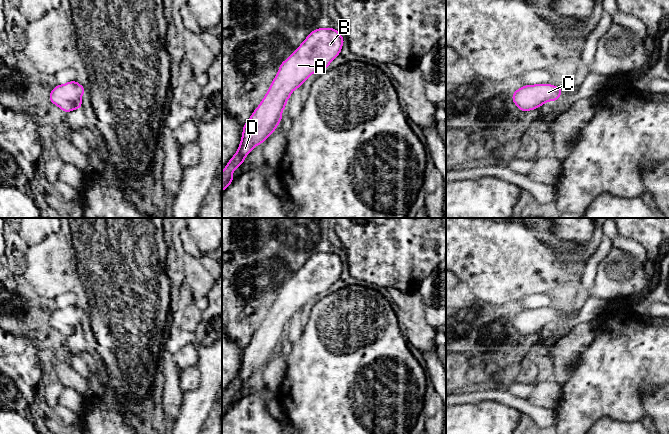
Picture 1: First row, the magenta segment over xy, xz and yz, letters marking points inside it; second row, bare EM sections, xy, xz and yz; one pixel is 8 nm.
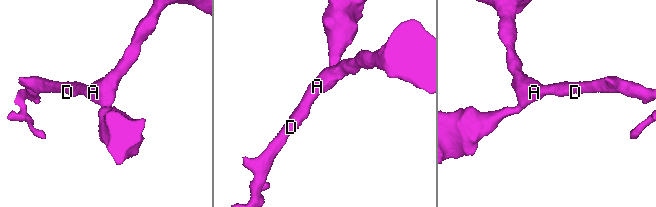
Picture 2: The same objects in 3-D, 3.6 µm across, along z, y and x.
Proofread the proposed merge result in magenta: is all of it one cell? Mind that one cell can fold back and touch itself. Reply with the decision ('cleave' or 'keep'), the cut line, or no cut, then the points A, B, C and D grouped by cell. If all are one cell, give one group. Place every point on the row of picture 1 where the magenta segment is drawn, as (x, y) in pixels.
keep; cut none; groups A B C D

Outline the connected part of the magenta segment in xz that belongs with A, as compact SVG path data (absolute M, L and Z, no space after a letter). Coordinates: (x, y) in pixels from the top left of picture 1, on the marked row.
M332 27L315 29L293 54L280 64L279 71L272 81L265 97L243 126L243 134L237 152L222 171L222 192L233 182L233 171L244 163L244 158L254 147L265 142L275 131L277 125L283 118L281 113L285 109L291 93L299 88L314 72L320 72L326 69L340 54L344 41L340 32Z

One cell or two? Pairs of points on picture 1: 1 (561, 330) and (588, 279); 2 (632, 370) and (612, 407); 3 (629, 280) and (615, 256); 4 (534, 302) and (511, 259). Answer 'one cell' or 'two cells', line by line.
1: one cell
2: one cell
3: one cell
4: two cells

